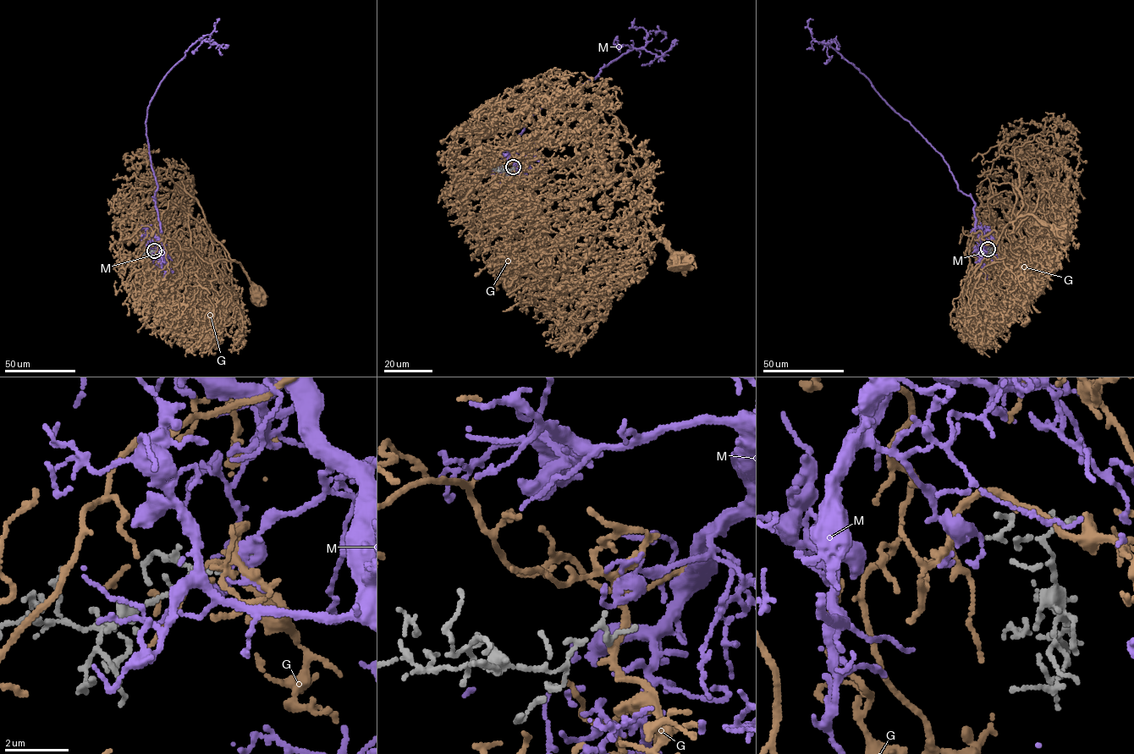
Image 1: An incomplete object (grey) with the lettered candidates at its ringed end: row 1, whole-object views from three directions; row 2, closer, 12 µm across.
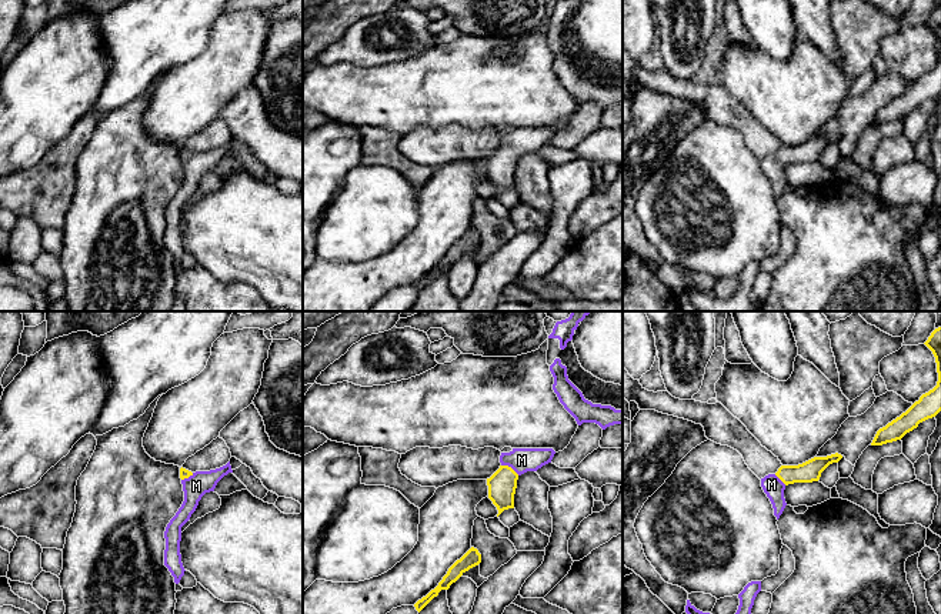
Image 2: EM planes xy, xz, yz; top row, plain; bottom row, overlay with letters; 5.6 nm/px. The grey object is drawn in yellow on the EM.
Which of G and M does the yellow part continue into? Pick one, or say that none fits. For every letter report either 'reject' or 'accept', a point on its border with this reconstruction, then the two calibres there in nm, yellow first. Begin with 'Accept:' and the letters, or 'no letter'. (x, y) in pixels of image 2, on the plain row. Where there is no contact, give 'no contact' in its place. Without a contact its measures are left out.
Accept: M
G: reject; no contact
M: accept; meets yellow in xz at (510, 147); 160 nm thick on the yellow side, 140 nm on the other

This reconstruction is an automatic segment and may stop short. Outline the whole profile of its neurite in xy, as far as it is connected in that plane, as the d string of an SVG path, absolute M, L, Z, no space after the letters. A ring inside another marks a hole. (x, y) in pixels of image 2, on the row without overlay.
M230 141L226 146L210 151L191 153L183 147L180 149L184 181L164 211L164 246L174 257L176 264L180 263L186 251L180 234L181 207L190 200L201 177L206 173L214 171L217 163L228 153L233 153Z

